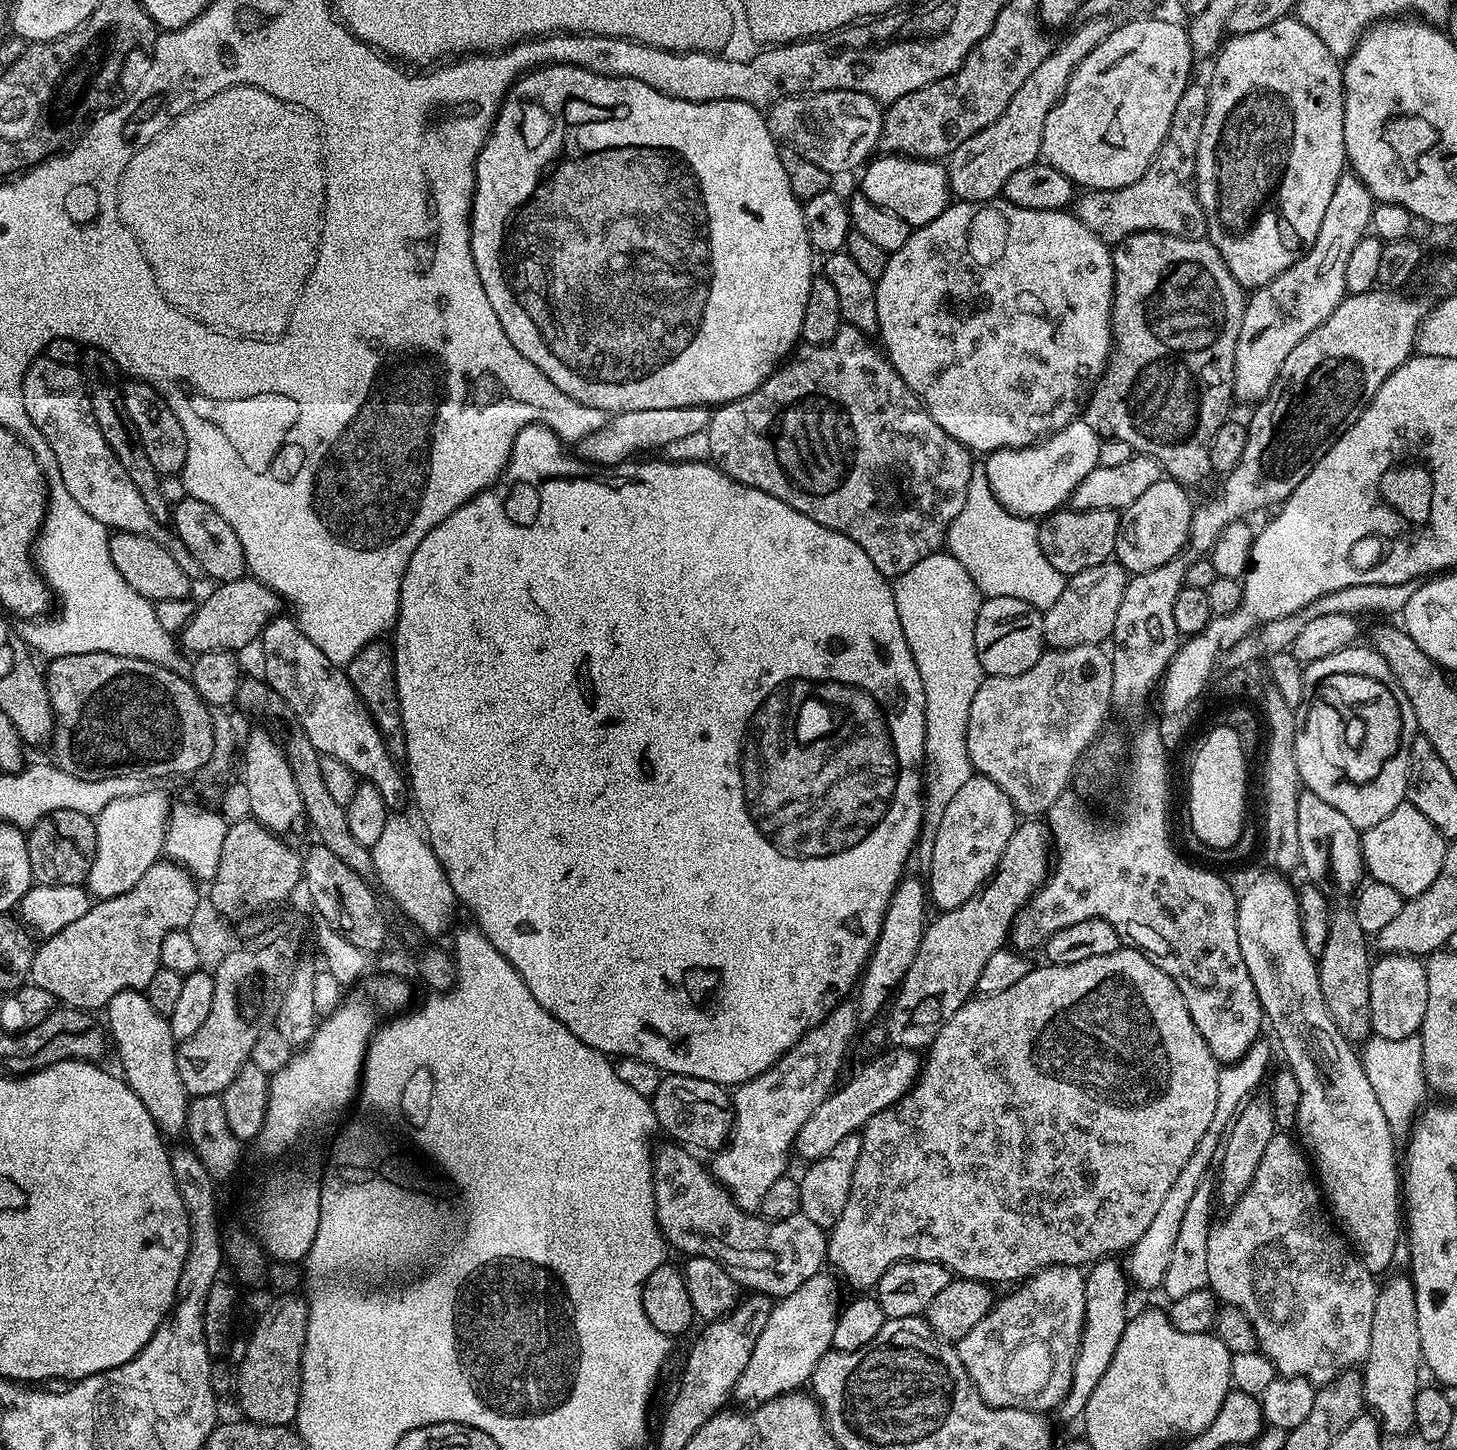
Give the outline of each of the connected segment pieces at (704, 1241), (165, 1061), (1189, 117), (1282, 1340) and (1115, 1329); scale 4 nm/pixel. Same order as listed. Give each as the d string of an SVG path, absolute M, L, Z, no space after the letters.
M668 1142L665 1148L657 1147L652 1158L652 1181L654 1182L654 1198L656 1199L656 1222L660 1226L660 1233L663 1234L665 1241L669 1245L672 1244L678 1251L684 1252L685 1257L701 1256L702 1258L710 1258L714 1262L718 1262L730 1274L730 1278L740 1285L741 1289L751 1290L756 1294L763 1294L773 1298L789 1296L794 1294L794 1290L798 1290L798 1286L802 1286L817 1272L825 1267L826 1257L828 1255L828 1237L825 1229L814 1226L814 1222L810 1222L810 1218L799 1214L786 1218L785 1220L766 1220L759 1214L749 1214L743 1208L739 1208L732 1201L732 1196L720 1185L720 1181L712 1175L711 1171L699 1160L699 1155L693 1154L687 1147L681 1146L675 1142Z
M129 990L114 994L106 1009L106 1028L110 1033L114 1052L120 1055L122 1079L142 1098L142 1106L150 1110L150 1118L160 1127L165 1137L181 1135L186 1126L186 1110L189 1094L178 1078L176 1061L177 1041L172 1036L168 1018L154 1006L150 1006L147 995L140 990Z
M1189 83L1182 98L1178 98L1178 110L1174 110L1168 137L1150 162L1146 174L1142 174L1138 182L1130 182L1130 186L1118 190L1085 191L1084 197L1075 201L1074 215L1109 246L1139 232L1161 232L1187 240L1205 239L1208 223L1196 197L1196 155L1198 138L1202 138L1202 122L1206 122L1207 105L1207 87L1203 83Z
M1277 1134L1272 1137L1270 1146L1266 1146L1266 1154L1262 1154L1262 1162L1258 1162L1258 1170L1254 1174L1250 1186L1242 1194L1240 1201L1227 1209L1228 1217L1221 1224L1216 1222L1211 1225L1207 1247L1207 1273L1209 1275L1207 1287L1217 1301L1236 1306L1238 1310L1242 1310L1246 1314L1246 1318L1250 1318L1259 1351L1270 1358L1270 1362L1281 1377L1304 1376L1313 1384L1323 1386L1329 1384L1336 1376L1342 1375L1343 1372L1363 1365L1364 1359L1368 1357L1370 1326L1374 1322L1374 1302L1378 1291L1378 1280L1373 1273L1367 1272L1360 1265L1359 1256L1352 1251L1343 1235L1330 1223L1329 1217L1322 1207L1322 1192L1314 1179L1309 1157L1302 1151L1301 1145L1293 1137L1292 1141L1288 1136L1291 1135Z
M1116 1258L1097 1260L1087 1269L1084 1277L1084 1293L1086 1294L1086 1318L1082 1338L1078 1346L1078 1354L1072 1371L1070 1390L1060 1403L1058 1415L1064 1420L1079 1421L1086 1410L1086 1402L1090 1402L1090 1394L1098 1387L1102 1374L1106 1374L1106 1366L1110 1366L1110 1358L1114 1358L1114 1350L1118 1350L1118 1342L1122 1342L1122 1334L1130 1319L1128 1312L1128 1288L1130 1280Z

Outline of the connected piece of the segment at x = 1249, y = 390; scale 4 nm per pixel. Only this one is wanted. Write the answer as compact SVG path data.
M1345 174L1338 178L1334 194L1326 205L1326 214L1322 217L1322 230L1314 246L1304 253L1303 258L1294 262L1278 278L1266 286L1255 289L1247 297L1242 318L1242 330L1238 334L1238 346L1234 354L1234 390L1233 397L1249 406L1255 406L1270 394L1282 362L1334 310L1342 303L1348 287L1346 286L1346 262L1350 262L1350 253L1354 246L1369 231L1372 222L1374 201L1370 190L1354 174Z

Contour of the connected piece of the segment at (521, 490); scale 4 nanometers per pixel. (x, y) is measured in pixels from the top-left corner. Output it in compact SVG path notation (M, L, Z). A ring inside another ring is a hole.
M528 424L528 425L526 425L526 427L525 427L525 428L524 428L524 429L522 429L522 430L521 430L521 431L520 431L520 433L519 433L519 434L518 434L518 438L517 438L517 439L516 439L516 441L515 441L515 442L514 442L514 446L513 446L513 447L512 447L512 459L511 459L511 460L509 460L509 462L508 462L508 464L507 464L507 465L506 465L506 466L505 466L505 467L504 467L504 472L503 472L503 474L502 474L502 475L501 475L501 476L500 476L500 478L499 478L499 481L498 481L498 482L497 482L497 483L495 483L495 484L493 484L493 485L492 485L492 487L490 487L490 488L485 488L485 489L484 489L484 491L483 491L483 492L479 492L479 494L477 494L477 496L473 496L473 497L472 497L472 499L471 499L471 500L468 500L468 501L466 501L466 503L464 503L464 504L463 504L463 505L462 505L462 506L458 506L458 510L454 510L454 514L450 514L450 515L449 515L449 516L448 516L448 517L447 517L447 518L445 518L445 520L443 520L443 521L442 521L442 522L438 522L438 526L434 526L434 530L430 530L430 534L426 534L426 538L422 538L422 542L418 542L418 550L414 550L414 558L410 558L410 562L409 562L409 563L408 563L408 565L407 565L407 566L406 566L406 574L405 574L405 575L404 575L404 577L403 577L403 578L402 578L402 586L401 586L401 587L400 587L400 614L399 614L399 616L397 616L397 618L396 618L396 623L395 623L395 625L394 625L394 633L395 633L395 632L396 632L396 637L394 637L394 638L393 638L393 640L392 640L392 641L390 641L390 644L391 644L391 647L392 647L392 661L393 661L393 662L394 662L394 666L395 666L395 667L396 667L396 693L397 693L397 694L398 694L398 702L399 702L399 703L400 703L400 709L401 709L401 710L402 710L402 726L403 726L403 727L404 727L404 733L405 733L405 734L406 734L406 750L405 750L405 751L404 751L404 756L405 756L405 757L406 757L406 761L407 761L407 760L408 760L408 768L407 768L407 764L406 764L406 780L407 780L407 783L408 783L408 784L409 784L409 785L410 785L410 796L411 796L411 799L412 799L412 800L413 800L413 801L414 801L414 804L415 804L415 800L416 800L416 808L417 808L417 810L418 810L418 811L420 811L420 816L421 816L421 818L422 818L422 819L424 819L424 824L423 824L423 823L422 823L422 828L423 828L423 831L424 831L424 832L425 832L425 833L426 833L426 839L427 839L427 841L428 841L428 844L429 844L429 846L430 846L430 847L432 847L432 849L433 849L433 850L434 850L434 854L435 854L435 855L436 855L436 857L437 857L437 858L438 858L438 862L439 862L439 863L440 863L440 865L441 865L441 866L442 866L442 870L446 870L446 878L447 878L447 879L448 879L448 881L449 881L449 882L450 882L450 886L451 886L451 887L452 887L452 889L453 889L453 890L454 890L454 894L455 894L455 895L456 895L456 898L457 898L457 901L459 901L459 903L460 903L460 904L461 904L461 905L463 905L463 907L464 907L464 904L465 904L465 906L466 906L466 907L468 907L468 908L469 908L469 910L470 910L470 911L472 911L472 916L473 916L473 918L474 918L474 919L476 919L476 920L473 920L473 921L474 921L474 924L475 924L475 927L477 927L477 928L479 928L479 929L480 929L480 932L481 932L481 934L482 934L482 935L483 935L483 936L485 936L485 938L487 938L487 939L488 939L488 941L489 941L489 942L490 942L490 943L492 943L492 945L493 945L493 946L495 946L495 947L496 947L496 949L497 949L497 950L499 950L499 952L500 952L500 953L502 953L502 955L504 955L504 956L505 956L505 958L506 958L506 959L507 959L507 960L508 960L508 961L509 961L509 962L510 962L510 963L512 963L512 965L513 965L513 966L514 966L514 970L518 970L518 974L519 974L519 975L520 975L520 977L521 977L521 978L522 978L522 982L526 982L526 986L530 986L530 994L534 994L534 998L538 998L538 1006L542 1006L542 1007L543 1007L543 1008L545 1008L545 1009L546 1009L546 1010L547 1010L547 1012L549 1012L549 1014L551 1014L551 1016L553 1016L553 1017L554 1017L554 1018L558 1018L558 1022L562 1022L562 1023L563 1023L563 1024L564 1024L564 1025L566 1025L566 1026L567 1026L567 1028L568 1028L568 1029L570 1029L570 1031L571 1031L571 1032L572 1032L572 1033L574 1033L574 1034L575 1034L575 1035L576 1035L576 1037L577 1037L577 1038L579 1038L579 1039L580 1039L580 1040L581 1040L581 1041L582 1041L582 1042L586 1042L586 1046L590 1046L590 1047L591 1047L591 1048L593 1048L593 1049L594 1049L594 1050L598 1050L598 1051L599 1051L599 1052L603 1052L603 1053L604 1053L604 1055L605 1055L605 1056L607 1056L607 1057L609 1057L609 1058L619 1058L619 1057L621 1057L621 1056L629 1056L629 1057L630 1057L630 1058L638 1058L638 1059L639 1059L639 1060L645 1060L645 1061L646 1061L646 1062L650 1062L650 1063L651 1063L651 1064L653 1064L653 1066L655 1066L655 1067L656 1067L656 1068L659 1068L659 1069L660 1069L660 1071L661 1071L661 1073L664 1073L664 1074L671 1074L671 1075L673 1075L673 1076L689 1076L689 1077L690 1077L690 1078L702 1078L702 1079L703 1079L703 1080L705 1080L705 1081L706 1081L706 1082L714 1082L714 1083L715 1083L715 1084L722 1084L722 1085L725 1085L725 1086L739 1086L739 1085L741 1085L741 1084L745 1084L745 1082L746 1082L746 1081L747 1081L747 1080L752 1080L752 1079L754 1079L754 1078L755 1078L755 1077L756 1077L756 1076L757 1076L757 1075L758 1075L758 1074L762 1074L762 1073L763 1073L763 1072L765 1072L765 1071L766 1071L766 1069L767 1069L767 1068L769 1068L769 1067L770 1067L770 1066L774 1066L774 1062L778 1062L778 1058L782 1058L782 1054L786 1054L786 1053L787 1053L787 1052L789 1052L789 1051L790 1051L790 1050L791 1050L791 1049L792 1049L792 1047L793 1047L793 1046L795 1046L795 1045L796 1045L796 1044L797 1044L797 1043L798 1043L798 1041L799 1041L799 1040L801 1040L801 1039L802 1039L802 1037L804 1037L804 1035L806 1035L806 1033L807 1033L807 1032L809 1032L809 1031L810 1031L810 1029L811 1029L811 1028L813 1028L813 1027L814 1027L814 1026L815 1026L815 1025L816 1025L816 1024L817 1024L817 1023L818 1023L818 1022L822 1022L822 1018L826 1018L826 1014L827 1014L827 1013L828 1013L828 1011L830 1011L830 1010L831 1010L831 1009L832 1009L832 1008L834 1008L834 1007L836 1007L836 1005L837 1005L837 1004L839 1004L839 1003L840 1003L840 1001L841 1001L841 1000L843 1000L843 999L845 999L845 997L847 997L847 996L848 996L848 995L849 995L849 993L848 993L848 991L850 991L850 990L851 990L851 988L852 988L852 991L853 991L853 989L855 989L855 988L856 988L856 987L857 987L857 984L858 984L858 981L859 981L859 979L860 979L860 977L861 977L861 975L862 975L862 973L863 973L863 970L864 970L864 965L865 965L865 964L867 964L867 962L868 962L868 958L869 958L869 956L871 956L871 955L872 955L872 951L873 951L873 950L874 950L874 946L875 946L875 945L876 945L876 943L877 943L877 942L878 942L878 934L879 934L879 933L880 933L880 931L881 931L881 930L882 930L882 922L883 922L883 921L884 921L884 915L885 915L885 914L886 914L886 908L887 908L887 906L888 906L888 903L889 903L889 902L890 902L890 900L891 900L891 898L892 898L892 895L893 895L893 894L894 894L894 890L895 890L895 889L896 889L896 887L897 887L897 886L899 886L899 885L900 885L900 882L901 882L901 879L902 879L902 877L903 877L903 876L904 876L904 875L905 875L905 872L906 872L906 865L907 865L907 864L908 864L908 863L909 863L909 860L910 860L910 857L911 857L911 856L912 856L912 855L913 855L913 852L914 852L914 849L915 849L915 846L916 846L916 842L917 842L917 840L919 840L919 839L920 839L920 827L921 827L921 825L922 825L922 824L923 824L923 822L924 822L924 806L925 806L925 803L926 803L926 796L925 796L925 793L924 793L924 792L923 792L923 791L922 791L922 769L923 769L923 768L924 768L924 767L925 767L925 764L926 764L926 753L925 753L925 750L924 750L924 711L925 711L925 710L926 710L926 694L925 694L925 693L924 693L924 687L923 687L923 686L922 686L922 678L921 678L921 677L920 677L920 675L919 675L919 674L918 674L918 666L917 666L917 665L916 665L916 663L915 663L915 662L914 662L914 658L913 658L913 657L912 657L912 651L911 651L911 650L910 650L910 646L909 646L909 645L908 645L908 643L907 643L907 642L906 642L906 634L902 634L902 622L901 622L901 621L900 621L900 619L899 619L899 618L898 618L898 606L897 606L897 605L896 605L896 603L895 603L895 602L894 602L894 594L893 594L893 593L892 593L892 585L891 585L891 583L890 583L890 580L889 580L889 577L887 577L887 576L883 576L883 574L881 574L881 573L880 573L880 571L879 571L879 570L878 570L878 566L874 566L874 562L870 562L870 557L868 557L868 556L867 556L867 554L866 554L866 550L862 550L862 546L858 546L858 542L854 542L854 541L853 541L853 540L851 540L851 539L850 539L850 538L846 538L846 534L838 534L838 530L830 530L830 529L829 529L829 528L827 528L827 527L826 527L826 526L822 526L822 522L814 522L814 518L810 518L810 517L809 517L809 516L807 516L807 515L806 515L806 514L802 514L802 513L801 513L801 512L799 512L799 511L798 511L798 510L794 510L794 506L786 506L786 502L782 502L782 501L781 501L781 500L779 500L779 499L778 499L778 498L774 498L774 497L773 497L773 496L771 496L771 495L770 495L770 494L766 494L766 493L765 493L765 492L763 492L763 491L762 491L762 490L758 490L758 489L757 489L757 488L751 488L751 487L750 487L750 486L746 486L746 485L745 485L745 484L739 484L739 483L738 483L738 481L737 481L737 480L731 480L731 478L730 478L730 477L729 477L729 476L727 476L727 475L726 475L726 473L725 473L725 472L721 472L721 471L720 471L720 469L719 469L719 468L717 468L717 467L716 467L716 465L715 465L715 464L713 464L713 463L711 463L711 462L705 462L705 464L699 464L699 462L698 462L698 461L696 461L696 460L688 460L688 461L686 461L686 462L685 462L685 464L671 464L671 462L670 462L670 461L668 461L668 460L656 460L656 459L660 459L660 458L640 458L640 459L637 459L637 460L636 460L636 461L635 461L635 462L625 462L625 463L622 463L622 464L612 464L612 465L610 465L610 466L609 466L609 467L608 467L608 468L601 468L601 467L600 467L600 465L599 465L599 464L585 464L585 463L584 463L584 461L583 461L583 460L581 460L581 459L580 459L580 457L579 457L579 456L577 456L577 455L575 455L575 454L573 454L573 453L572 453L572 452L571 452L571 451L568 451L568 452L569 452L569 453L568 453L568 452L563 452L563 450L562 450L562 449L560 449L560 448L563 448L563 447L562 447L562 441L561 441L561 440L560 440L560 439L558 439L558 437L556 437L556 435L555 435L555 434L554 434L554 433L552 433L552 431L550 431L550 430L549 430L549 428L548 428L548 427L546 427L546 425L544 425L544 424Z

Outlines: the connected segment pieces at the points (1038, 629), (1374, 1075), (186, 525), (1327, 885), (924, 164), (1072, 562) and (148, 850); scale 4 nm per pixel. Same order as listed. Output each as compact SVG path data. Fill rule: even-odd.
M987 597L978 610L974 626L974 650L985 676L1017 676L1026 674L1046 650L1044 613L1022 598Z
M1373 1034L1363 1041L1362 1059L1366 1078L1370 1078L1370 1087L1378 1097L1378 1106L1382 1106L1382 1114L1386 1114L1386 1122L1390 1126L1393 1137L1407 1137L1414 1123L1414 1117L1425 1103L1426 1085L1422 1042L1419 1035L1410 1038L1382 1038Z
M185 495L184 500L171 509L170 524L175 535L186 544L190 554L201 566L205 577L213 576L213 581L222 584L245 579L248 563L242 542L238 542L238 534L230 530L230 522L226 522L218 510L206 506L206 502L198 502L193 496Z
M1301 790L1298 794L1298 850L1300 864L1309 881L1332 892L1355 893L1366 876L1360 845L1361 829L1344 817L1334 806L1322 802L1318 794Z
M880 154L867 161L863 172L859 191L870 198L870 202L875 202L893 214L899 214L913 229L934 222L934 218L938 218L938 214L942 214L942 210L949 206L948 169L943 163L916 160L913 156Z
M1065 506L1036 524L1038 546L1046 554L1046 562L1054 566L1064 577L1073 576L1090 566L1107 564L1116 551L1116 539L1120 529L1120 512L1114 508L1102 510L1082 510Z
M149 787L147 792L139 792L133 796L119 796L106 806L94 818L96 821L96 857L90 866L90 874L86 887L96 900L109 900L118 894L126 894L126 890L134 890L142 879L142 874L150 870L157 860L161 859L164 850L164 835L168 829L168 814L170 799L164 792L159 792L159 787Z

